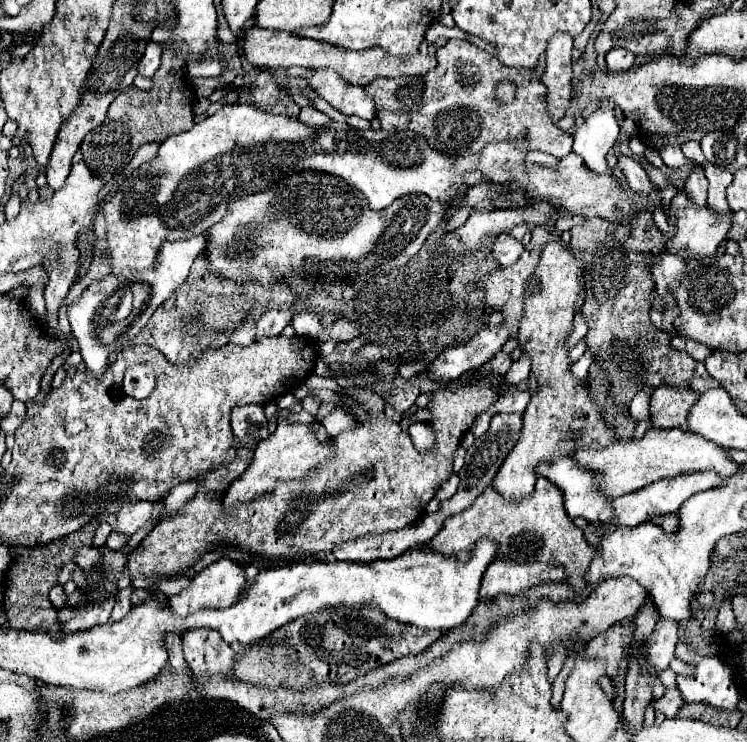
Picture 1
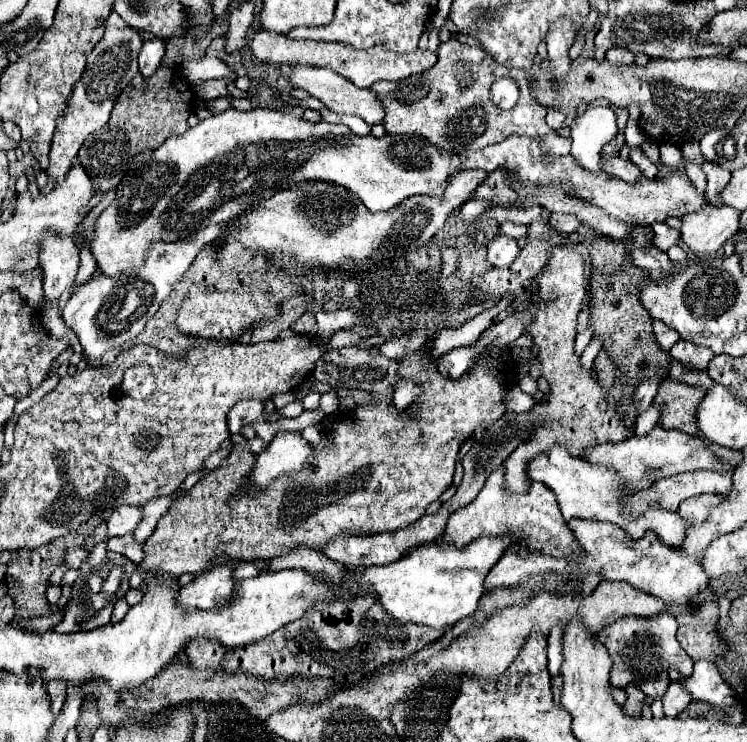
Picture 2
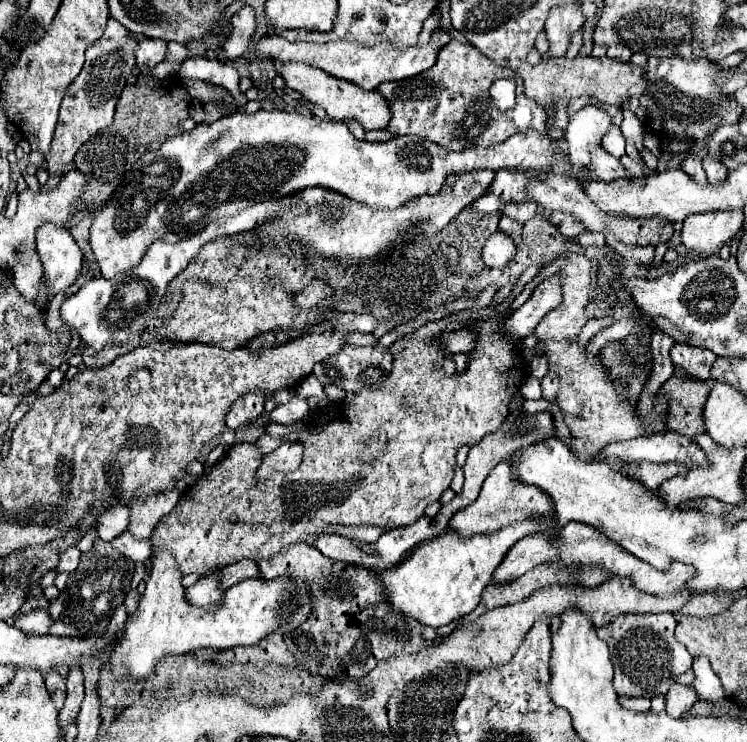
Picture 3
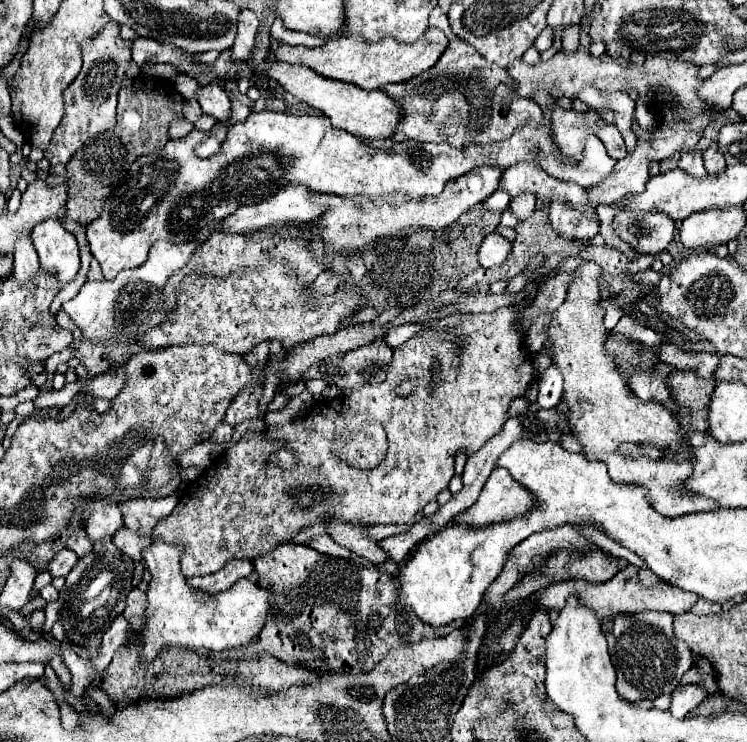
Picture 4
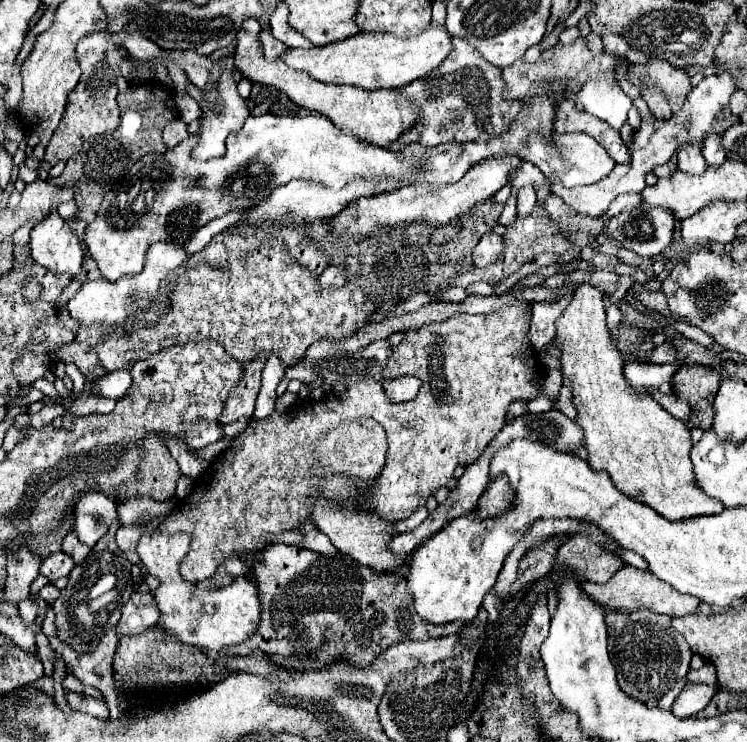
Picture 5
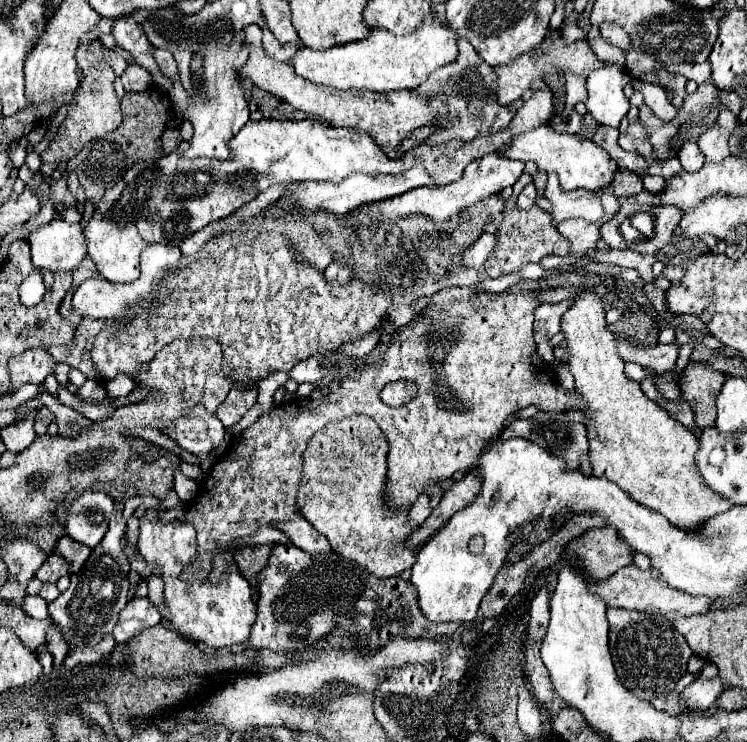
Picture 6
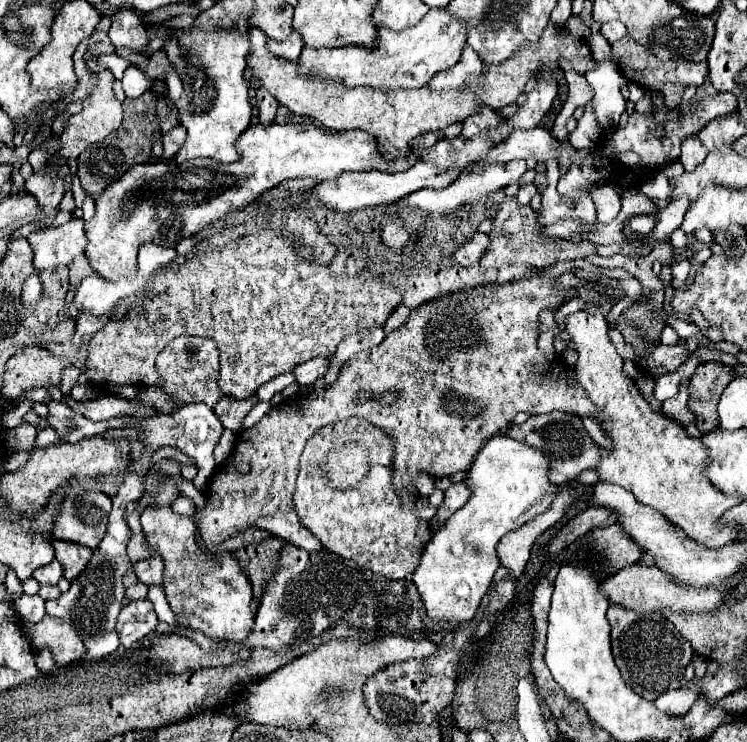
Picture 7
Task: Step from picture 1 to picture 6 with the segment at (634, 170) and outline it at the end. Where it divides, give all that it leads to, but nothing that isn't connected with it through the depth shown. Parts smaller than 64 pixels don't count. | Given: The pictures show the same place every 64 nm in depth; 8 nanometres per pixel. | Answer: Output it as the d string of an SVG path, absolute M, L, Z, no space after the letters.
M540 126L536 130L524 132L520 136L514 136L512 144L500 152L506 158L516 158L522 162L536 162L540 172L556 172L564 190L574 190L574 188L586 188L586 190L598 190L610 184L614 172L616 172L616 162L608 156L604 148L594 144L592 140L578 138L578 134L570 134L570 140L566 140L566 132L556 132L550 126Z

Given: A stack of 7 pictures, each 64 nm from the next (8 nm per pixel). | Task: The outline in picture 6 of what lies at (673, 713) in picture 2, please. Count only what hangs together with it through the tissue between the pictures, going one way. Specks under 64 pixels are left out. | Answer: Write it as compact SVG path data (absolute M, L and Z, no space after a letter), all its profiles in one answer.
M720 678L714 680L694 680L680 696L682 696L682 704L684 704L684 712L698 712L698 710L706 710L724 690L724 682Z

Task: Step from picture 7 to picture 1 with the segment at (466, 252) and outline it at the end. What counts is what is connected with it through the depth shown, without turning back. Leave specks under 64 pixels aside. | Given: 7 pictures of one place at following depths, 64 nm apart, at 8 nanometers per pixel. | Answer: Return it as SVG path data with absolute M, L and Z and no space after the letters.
M500 234L496 238L492 250L494 250L494 258L500 266L510 266L520 258L520 254L524 252L524 246L522 246L522 242L512 238L510 234Z

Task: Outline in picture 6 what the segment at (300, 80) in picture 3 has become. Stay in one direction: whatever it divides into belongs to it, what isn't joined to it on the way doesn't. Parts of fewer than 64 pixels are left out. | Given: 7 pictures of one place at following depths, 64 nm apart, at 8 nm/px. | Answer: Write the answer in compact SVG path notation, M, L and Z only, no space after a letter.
M248 24L244 28L244 34L246 34L244 48L250 54L248 54L246 64L240 68L242 76L252 80L258 88L286 100L296 110L308 112L308 114L328 122L330 126L344 126L344 128L354 128L358 132L368 132L370 136L376 138L378 146L386 154L396 154L396 158L398 158L400 152L396 148L404 138L408 138L408 134L412 130L416 130L420 126L432 126L436 122L434 114L430 112L430 104L426 100L422 100L422 96L418 96L412 90L370 92L370 90L336 90L330 86L318 86L314 82L294 74L294 68L290 64L278 62L262 50L260 26Z

